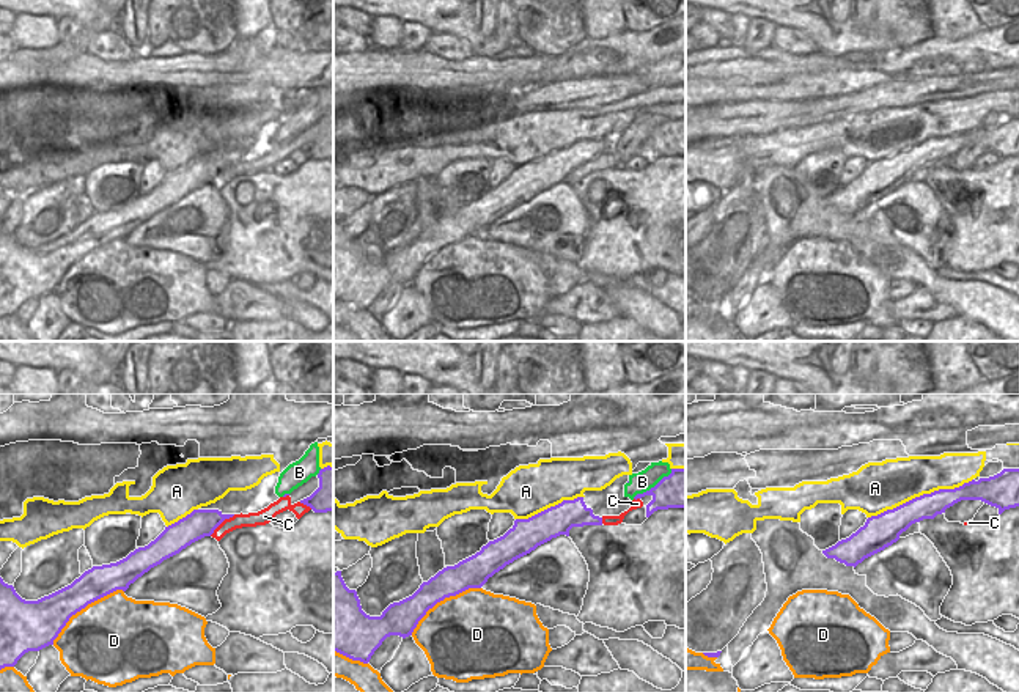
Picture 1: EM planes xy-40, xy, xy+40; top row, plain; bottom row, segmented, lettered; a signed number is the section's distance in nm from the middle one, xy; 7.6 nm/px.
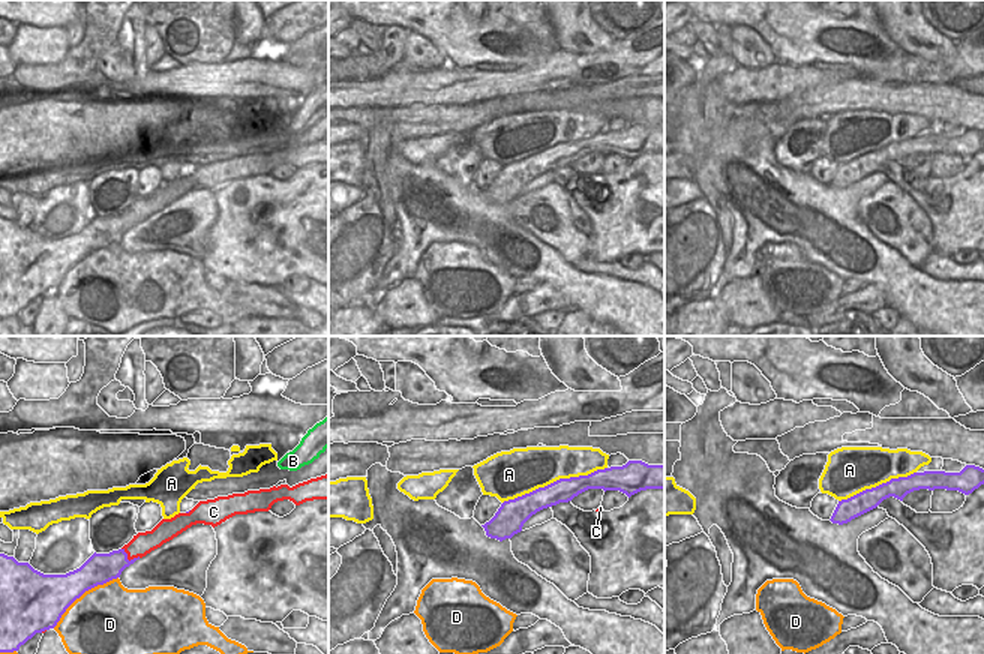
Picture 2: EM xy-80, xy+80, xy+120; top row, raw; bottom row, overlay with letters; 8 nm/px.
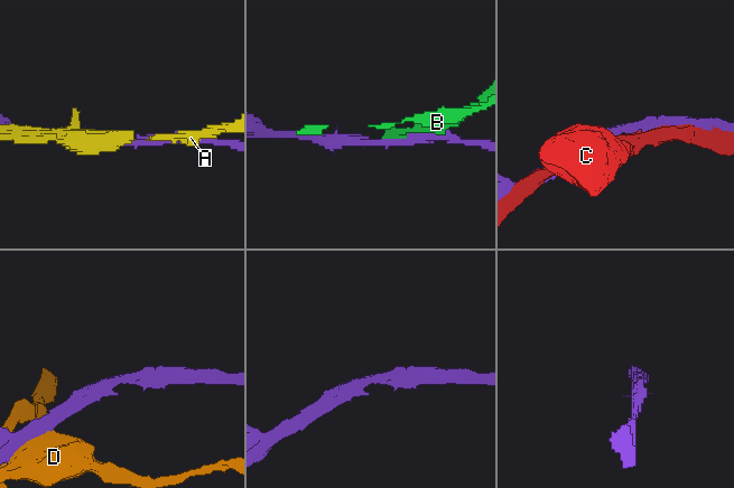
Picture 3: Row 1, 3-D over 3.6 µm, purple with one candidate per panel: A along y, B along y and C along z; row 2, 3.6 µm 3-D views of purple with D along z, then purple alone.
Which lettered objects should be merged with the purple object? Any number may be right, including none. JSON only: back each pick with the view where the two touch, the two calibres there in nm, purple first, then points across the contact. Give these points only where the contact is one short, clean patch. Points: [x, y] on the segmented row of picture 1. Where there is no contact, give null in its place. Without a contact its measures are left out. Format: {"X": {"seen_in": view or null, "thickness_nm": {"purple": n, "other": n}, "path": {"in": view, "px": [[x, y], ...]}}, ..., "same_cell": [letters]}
{"same_cell": []}

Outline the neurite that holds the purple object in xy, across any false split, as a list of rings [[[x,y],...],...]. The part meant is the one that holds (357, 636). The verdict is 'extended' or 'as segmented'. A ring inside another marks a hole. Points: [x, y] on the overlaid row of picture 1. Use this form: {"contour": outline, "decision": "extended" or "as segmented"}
{"contour": [[[583,497],[563,500],[528,519],[516,519],[503,536],[458,565],[443,568],[412,596],[390,604],[381,617],[366,615],[357,591],[346,587],[341,571],[333,572],[333,651],[368,664],[387,637],[412,635],[418,621],[437,602],[469,588],[481,588],[506,565],[552,538],[569,536],[572,527],[583,525],[602,525],[602,517],[593,514]]], "decision": "as segmented"}

